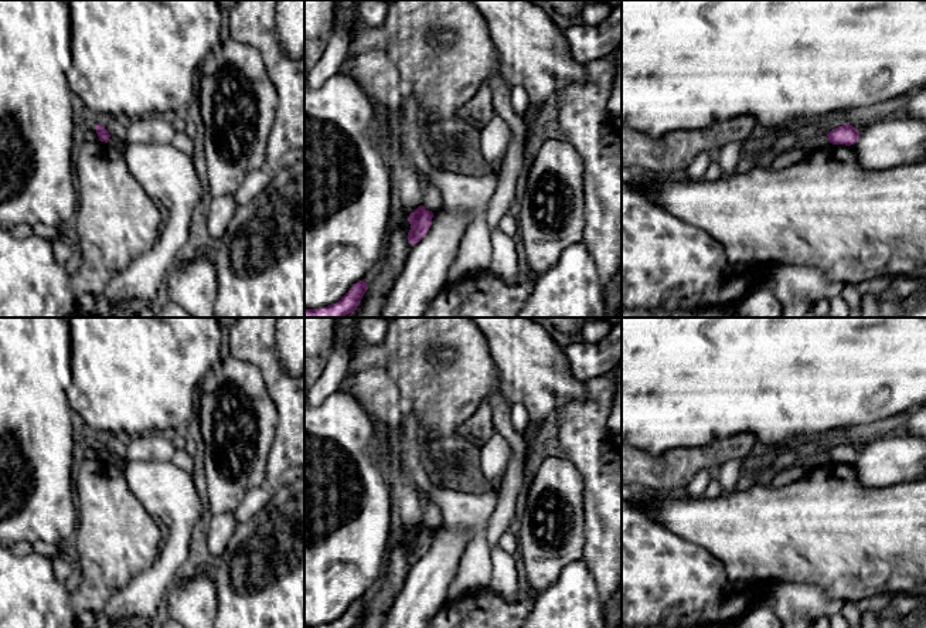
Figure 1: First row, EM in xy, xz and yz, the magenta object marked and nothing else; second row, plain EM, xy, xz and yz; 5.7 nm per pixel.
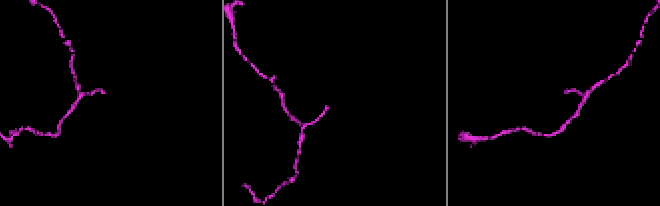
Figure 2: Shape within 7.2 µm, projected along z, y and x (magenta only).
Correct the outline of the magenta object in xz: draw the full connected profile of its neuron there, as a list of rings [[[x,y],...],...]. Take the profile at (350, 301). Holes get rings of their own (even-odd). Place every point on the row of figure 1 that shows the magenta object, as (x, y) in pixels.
[[[362,279],[354,284],[338,302],[326,308],[304,309],[304,318],[343,318],[348,313],[354,313],[367,289],[368,284]]]

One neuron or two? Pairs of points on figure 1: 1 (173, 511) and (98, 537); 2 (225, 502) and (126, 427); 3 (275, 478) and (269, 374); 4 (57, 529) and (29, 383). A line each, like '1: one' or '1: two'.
1: two
2: two
3: one
4: one

